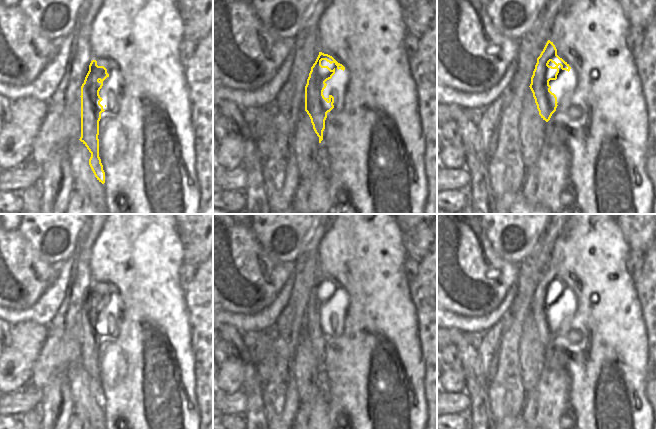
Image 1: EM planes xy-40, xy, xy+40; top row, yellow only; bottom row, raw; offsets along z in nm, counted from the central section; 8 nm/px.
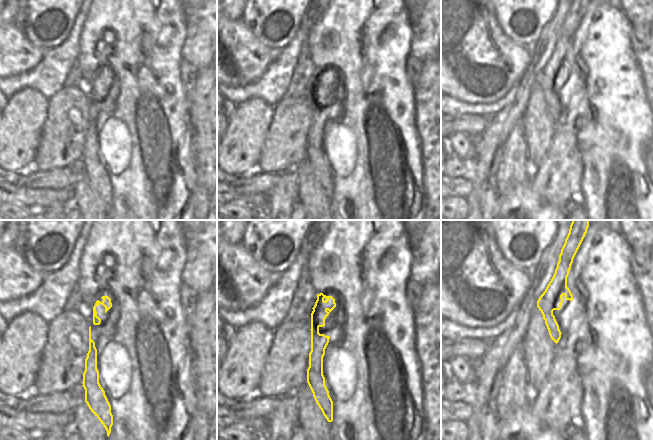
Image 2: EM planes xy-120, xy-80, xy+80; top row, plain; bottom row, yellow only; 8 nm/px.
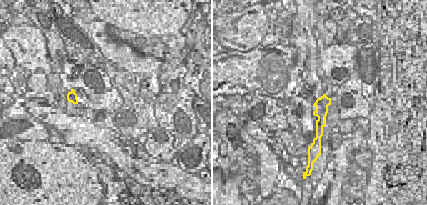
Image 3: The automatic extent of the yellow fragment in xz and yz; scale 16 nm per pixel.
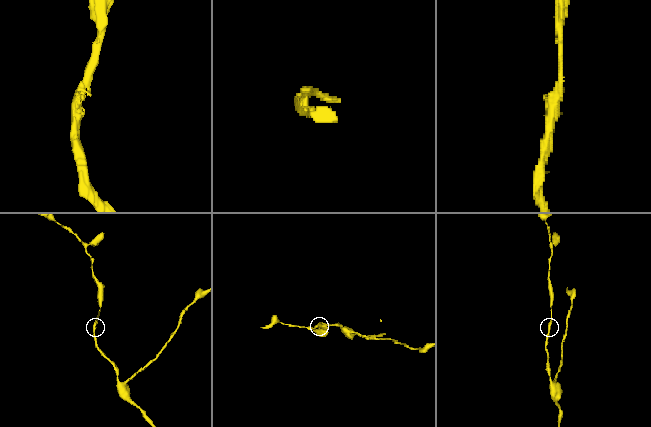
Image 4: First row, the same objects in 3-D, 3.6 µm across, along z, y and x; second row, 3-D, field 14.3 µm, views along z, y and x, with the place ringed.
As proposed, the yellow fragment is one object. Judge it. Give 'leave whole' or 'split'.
leave whole

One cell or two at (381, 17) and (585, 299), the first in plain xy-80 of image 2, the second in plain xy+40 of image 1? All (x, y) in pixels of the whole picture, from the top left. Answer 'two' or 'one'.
one

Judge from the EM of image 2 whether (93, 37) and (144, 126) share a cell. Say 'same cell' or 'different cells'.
same cell

